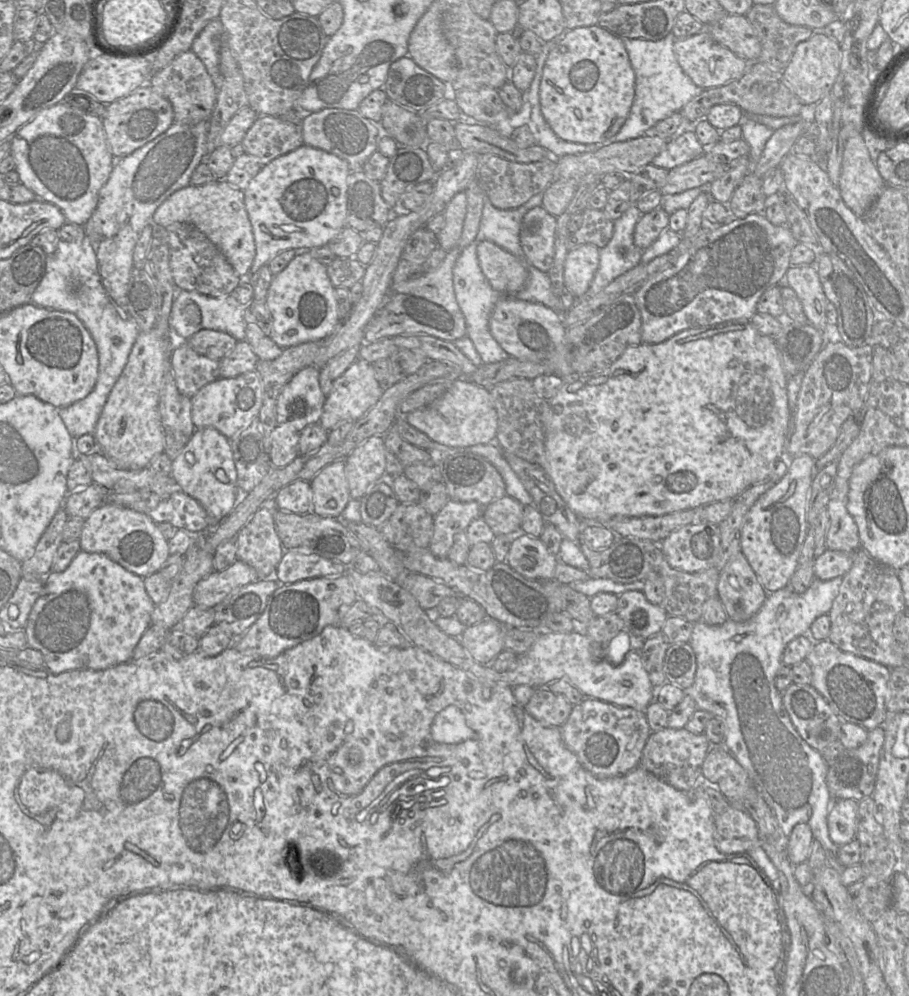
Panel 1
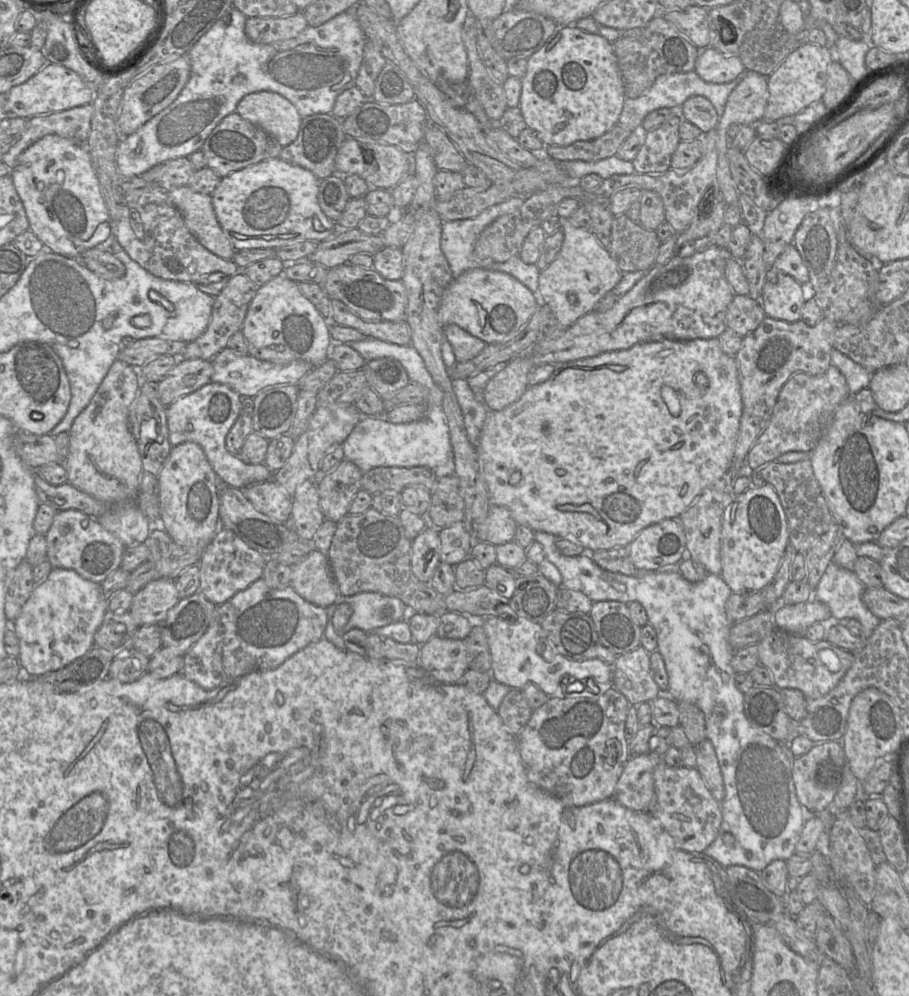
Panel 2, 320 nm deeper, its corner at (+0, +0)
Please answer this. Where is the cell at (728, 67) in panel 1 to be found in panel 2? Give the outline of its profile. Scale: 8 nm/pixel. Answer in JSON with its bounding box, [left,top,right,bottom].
[694,47,746,83]

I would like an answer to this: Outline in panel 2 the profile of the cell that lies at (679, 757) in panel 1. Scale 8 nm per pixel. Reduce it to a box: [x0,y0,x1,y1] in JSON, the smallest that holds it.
[613,752,663,812]

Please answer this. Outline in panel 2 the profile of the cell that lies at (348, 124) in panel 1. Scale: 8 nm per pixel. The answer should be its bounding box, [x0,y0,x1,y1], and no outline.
[279,113,347,179]

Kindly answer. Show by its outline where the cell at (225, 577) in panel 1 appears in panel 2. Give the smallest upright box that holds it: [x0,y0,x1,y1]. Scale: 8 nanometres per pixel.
[129,578,179,626]

